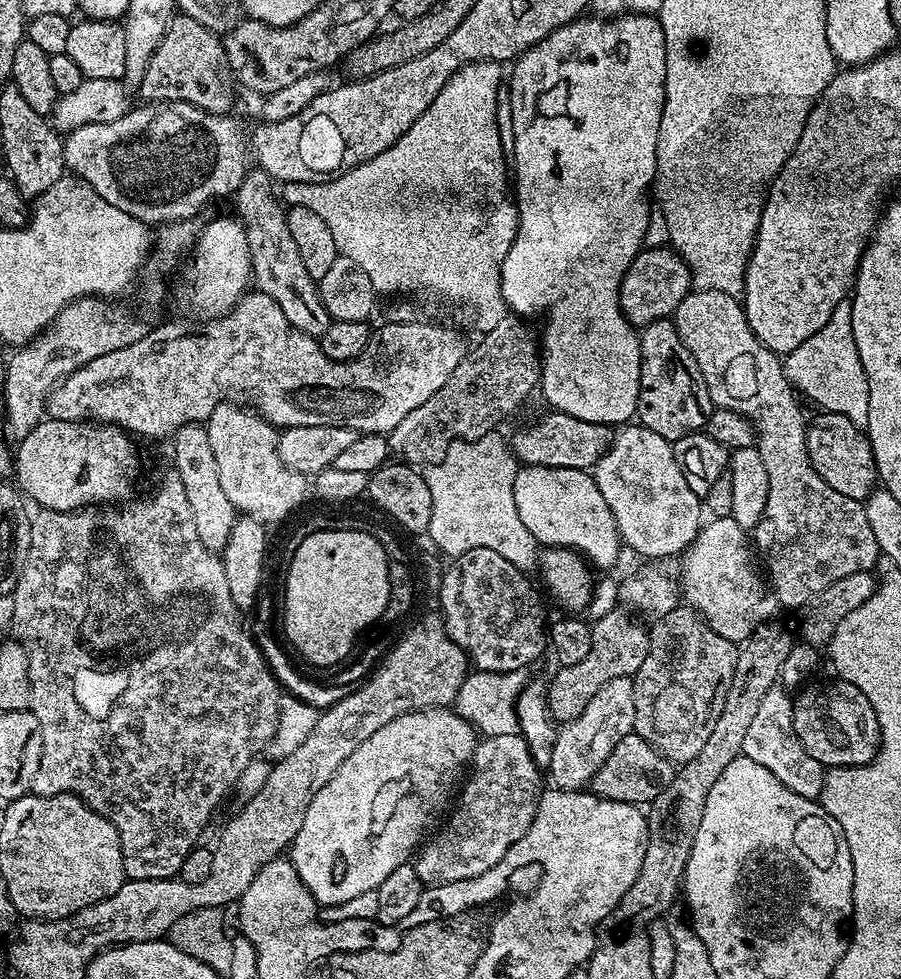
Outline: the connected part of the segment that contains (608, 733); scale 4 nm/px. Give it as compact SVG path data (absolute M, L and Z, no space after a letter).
M633 677L613 678L606 682L594 698L586 706L586 710L575 713L565 728L556 733L556 741L552 744L552 753L548 763L547 775L552 775L551 783L565 790L584 790L591 785L594 774L610 758L610 750L622 742L622 738L634 732L634 686Z

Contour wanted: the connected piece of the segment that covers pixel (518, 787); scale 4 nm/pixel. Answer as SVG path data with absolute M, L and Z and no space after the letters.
M519 732L483 737L477 743L470 771L459 789L458 799L450 815L443 821L439 831L419 849L415 857L414 867L421 882L425 886L449 884L466 878L476 878L478 874L486 874L486 870L498 863L506 854L506 850L510 850L510 846L514 846L514 842L518 842L518 838L522 838L522 834L530 830L542 791L540 776L542 770L534 762L530 746Z

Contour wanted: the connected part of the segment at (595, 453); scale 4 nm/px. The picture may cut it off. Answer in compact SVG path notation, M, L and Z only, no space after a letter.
M555 410L547 413L537 424L529 428L520 428L510 436L512 455L521 465L554 466L555 468L595 469L596 464L606 454L614 439L614 432L609 425L598 422L582 422L565 412Z

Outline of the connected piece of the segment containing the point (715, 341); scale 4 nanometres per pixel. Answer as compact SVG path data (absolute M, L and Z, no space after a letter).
M696 288L689 292L686 298L682 298L674 323L678 330L678 338L682 338L686 350L694 354L694 362L698 362L698 370L702 370L702 378L706 382L706 390L713 405L734 410L752 421L754 425L756 447L762 455L762 463L765 465L769 483L766 508L754 529L754 550L759 561L761 558L766 565L766 578L777 603L781 607L798 610L805 604L815 601L822 590L826 590L826 587L832 586L839 579L854 573L873 571L881 557L880 547L874 536L874 530L867 521L863 503L831 489L814 470L810 462L809 450L806 448L807 418L776 416L776 392L791 393L793 387L784 373L781 357L771 352L757 338L754 330L750 330L750 322L744 313L743 303L730 294L722 294L720 290Z

